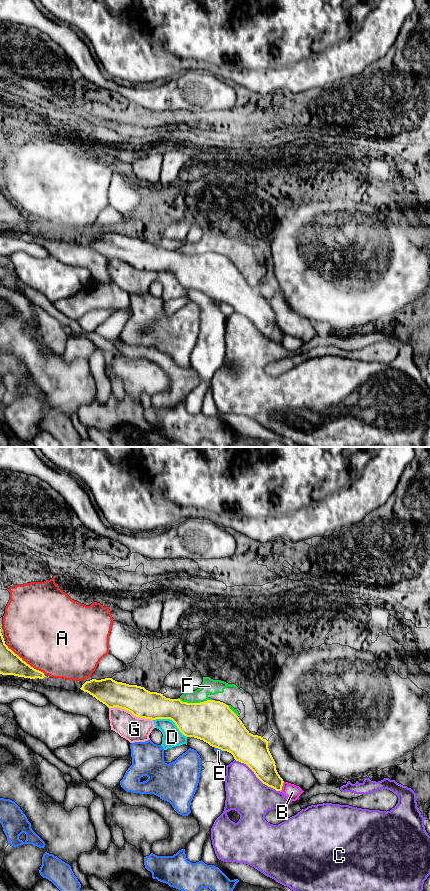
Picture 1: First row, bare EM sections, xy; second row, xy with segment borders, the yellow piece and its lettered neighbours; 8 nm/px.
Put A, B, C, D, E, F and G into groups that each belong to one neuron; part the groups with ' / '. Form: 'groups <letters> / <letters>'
groups A / B / C / D F G / E

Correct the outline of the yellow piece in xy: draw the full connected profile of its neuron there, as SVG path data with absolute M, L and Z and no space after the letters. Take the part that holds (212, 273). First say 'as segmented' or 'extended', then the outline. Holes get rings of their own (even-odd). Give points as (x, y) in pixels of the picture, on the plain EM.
as segmented; M112 230L86 233L80 241L108 260L125 261L138 270L172 272L184 288L203 292L212 299L231 305L236 313L246 316L263 336L281 344L284 333L276 322L268 293L251 286L225 255L215 252L182 254Z

